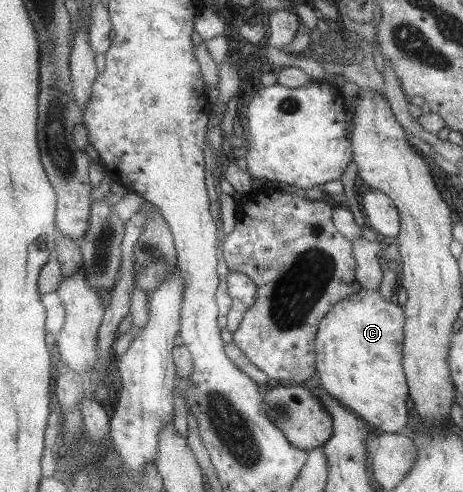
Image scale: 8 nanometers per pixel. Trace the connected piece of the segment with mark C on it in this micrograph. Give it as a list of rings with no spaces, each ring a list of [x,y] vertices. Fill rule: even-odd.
[[[340,204],[331,211],[331,220],[335,228],[345,240],[352,245],[353,256],[356,262],[355,278],[359,288],[356,293],[338,300],[319,321],[315,337],[315,374],[321,386],[334,396],[342,405],[350,408],[360,416],[370,427],[379,427],[386,433],[400,433],[408,421],[406,412],[407,383],[403,372],[403,325],[405,315],[401,305],[393,301],[385,301],[380,295],[378,287],[382,279],[382,270],[379,266],[377,253],[382,246],[377,242],[366,241],[361,236],[362,230],[354,222],[348,207]]]

